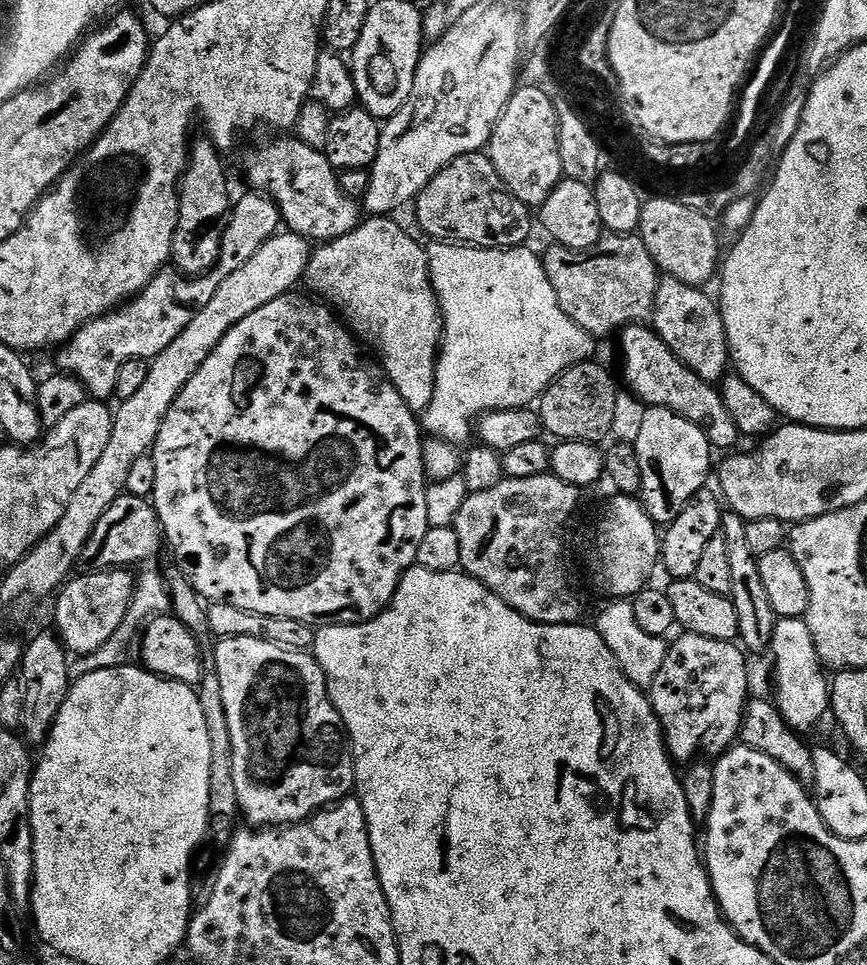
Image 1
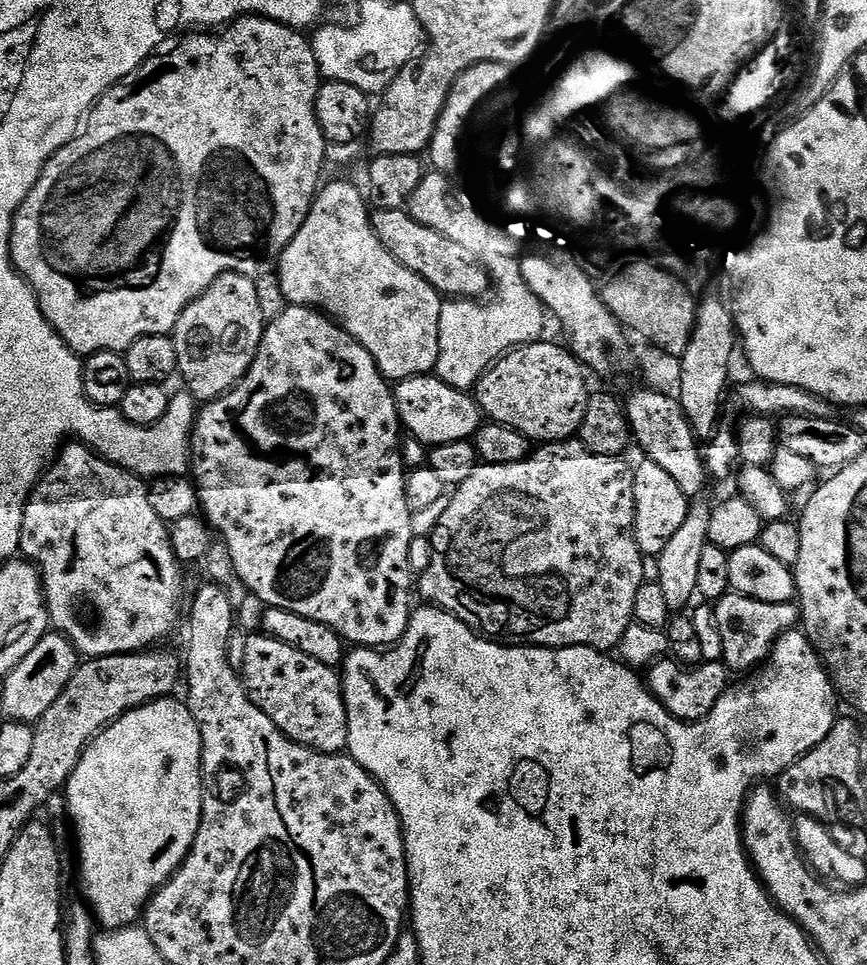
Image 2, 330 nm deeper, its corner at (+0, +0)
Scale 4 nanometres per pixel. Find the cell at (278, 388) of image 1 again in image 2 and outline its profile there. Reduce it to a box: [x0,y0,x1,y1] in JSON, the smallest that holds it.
[190,306,414,650]

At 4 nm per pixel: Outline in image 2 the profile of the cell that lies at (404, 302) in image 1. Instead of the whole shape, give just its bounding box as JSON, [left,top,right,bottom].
[278,180,440,382]

